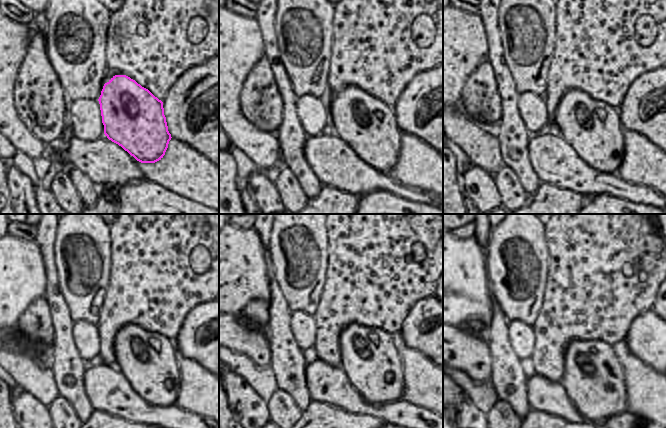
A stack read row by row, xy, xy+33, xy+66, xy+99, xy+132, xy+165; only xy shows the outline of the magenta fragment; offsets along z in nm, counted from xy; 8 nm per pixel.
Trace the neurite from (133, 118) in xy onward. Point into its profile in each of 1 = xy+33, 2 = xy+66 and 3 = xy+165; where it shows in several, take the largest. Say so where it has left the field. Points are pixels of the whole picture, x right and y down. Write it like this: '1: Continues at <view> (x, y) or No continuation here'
1: Continues at xy+33 (368, 125)
2: Continues at xy+66 (594, 129)
3: Continues at xy+165 (613, 381).

